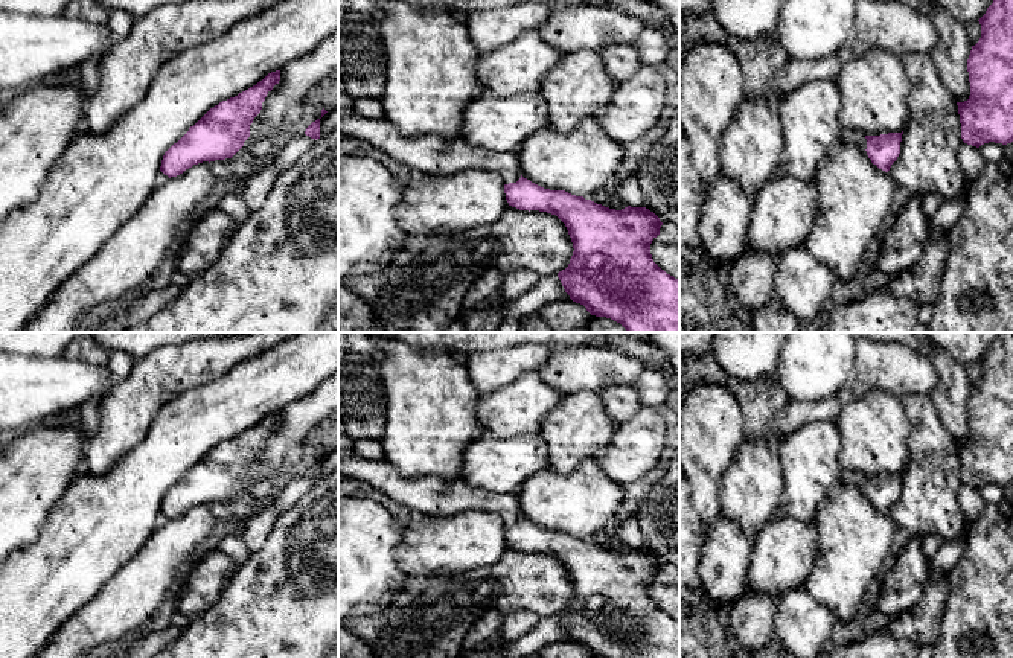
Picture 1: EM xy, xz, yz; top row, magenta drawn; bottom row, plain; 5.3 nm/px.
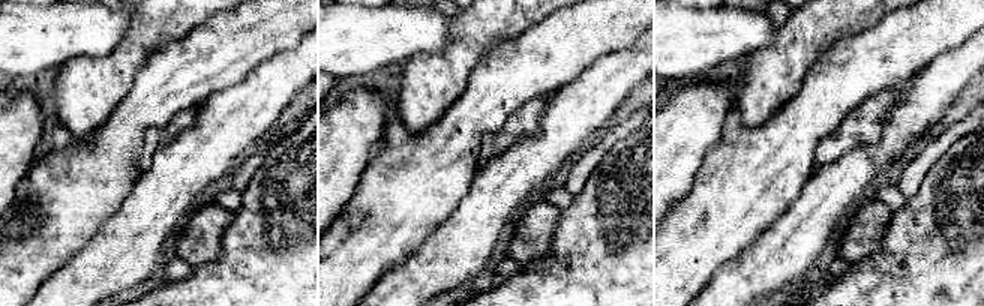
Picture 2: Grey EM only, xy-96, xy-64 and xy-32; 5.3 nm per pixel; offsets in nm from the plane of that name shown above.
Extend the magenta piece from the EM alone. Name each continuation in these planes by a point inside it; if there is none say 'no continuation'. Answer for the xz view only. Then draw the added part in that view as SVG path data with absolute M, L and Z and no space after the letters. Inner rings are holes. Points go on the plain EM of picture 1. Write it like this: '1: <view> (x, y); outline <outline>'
1: xz (430, 495); outline M338 455L338 477L361 480L410 510L425 515L455 515L466 510L497 513L504 525L521 519L518 494L492 494L463 480L445 483L437 477L407 478L390 462Z

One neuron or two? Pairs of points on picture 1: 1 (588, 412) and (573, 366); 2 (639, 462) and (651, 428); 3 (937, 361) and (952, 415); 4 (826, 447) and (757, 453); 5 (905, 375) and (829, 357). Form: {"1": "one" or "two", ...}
{"1": "two", "2": "one", "3": "one", "4": "two", "5": "two"}

